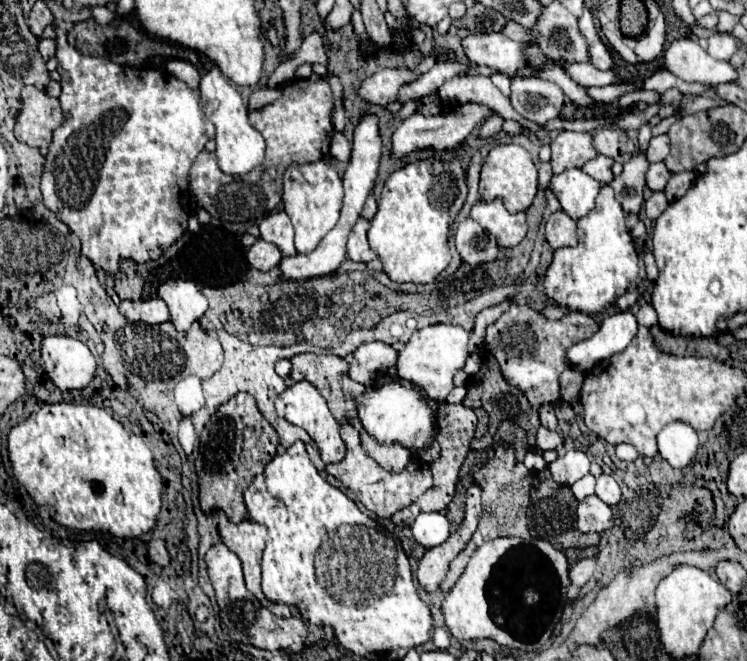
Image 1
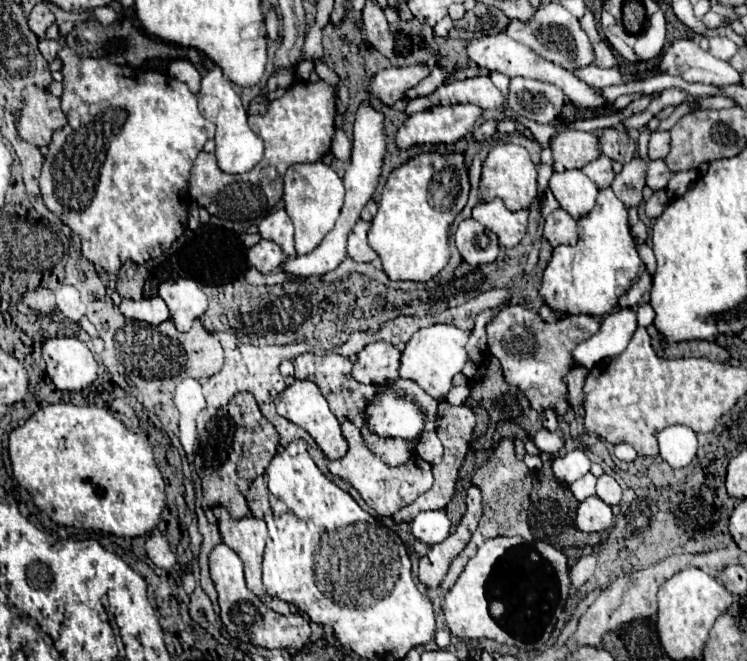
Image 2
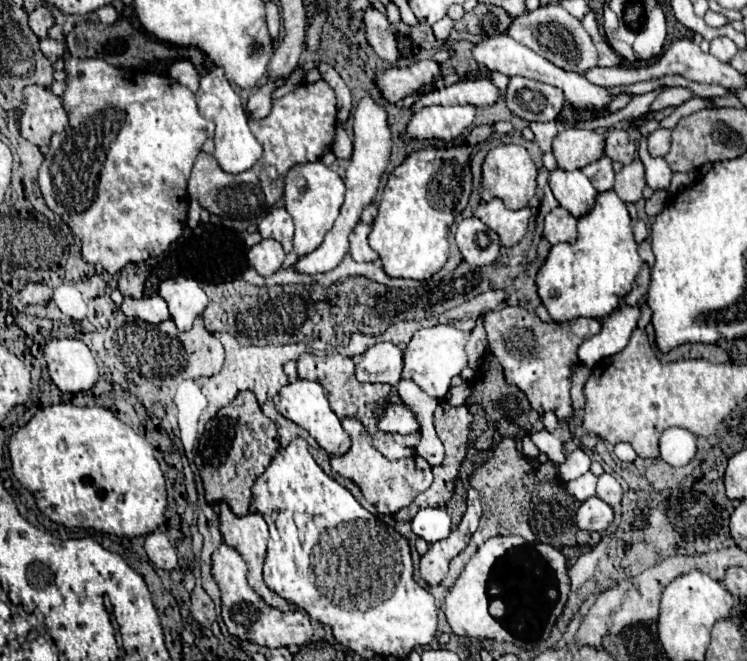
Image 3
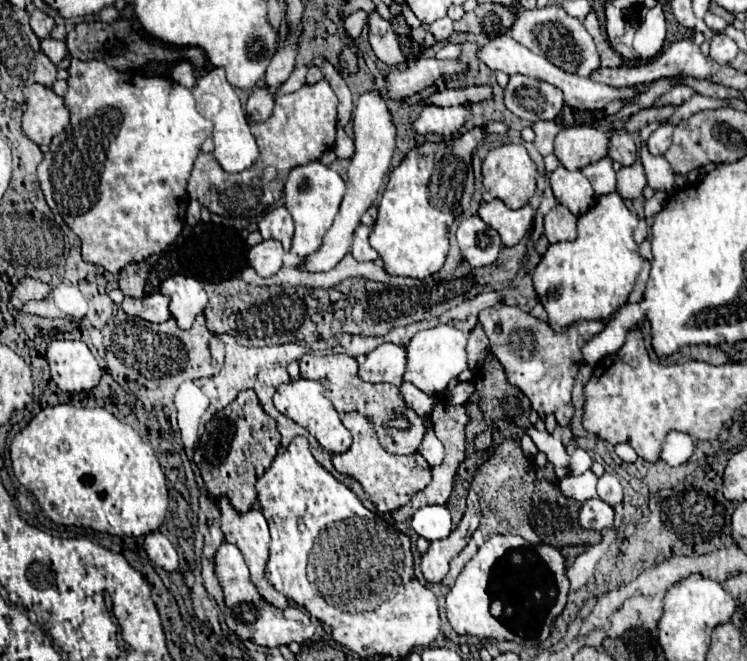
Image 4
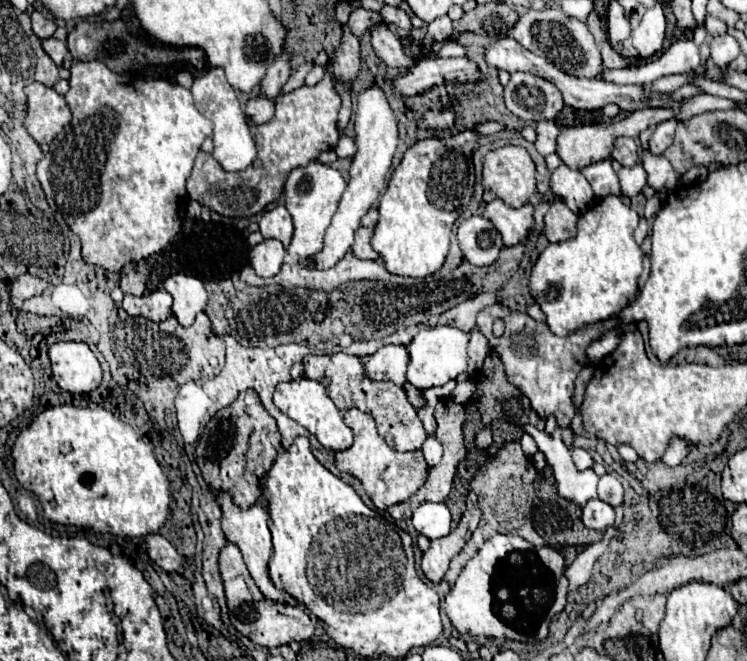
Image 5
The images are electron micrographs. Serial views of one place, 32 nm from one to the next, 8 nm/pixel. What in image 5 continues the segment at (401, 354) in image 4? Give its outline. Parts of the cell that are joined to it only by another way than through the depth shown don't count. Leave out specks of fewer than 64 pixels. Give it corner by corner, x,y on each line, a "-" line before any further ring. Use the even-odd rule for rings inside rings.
384,346
376,354
368,356
366,376
372,380
392,380
398,386
406,384
408,368
408,348
406,346

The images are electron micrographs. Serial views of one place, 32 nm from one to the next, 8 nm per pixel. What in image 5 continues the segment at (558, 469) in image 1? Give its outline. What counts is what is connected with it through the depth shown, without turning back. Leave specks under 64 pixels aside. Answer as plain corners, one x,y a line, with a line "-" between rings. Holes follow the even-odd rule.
572,448
572,462
576,464
578,470
586,470
586,468
590,468
594,464
592,456
582,448

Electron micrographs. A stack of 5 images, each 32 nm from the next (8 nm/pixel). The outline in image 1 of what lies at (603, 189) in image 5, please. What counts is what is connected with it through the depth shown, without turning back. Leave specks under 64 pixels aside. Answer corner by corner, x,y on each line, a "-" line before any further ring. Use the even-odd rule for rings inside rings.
598,154
594,160
590,160
590,162
586,162
584,166
582,166
582,170
588,174
588,176
592,176
594,180
598,180
600,184
610,184
612,182
612,158
608,158
608,156
602,156
602,154

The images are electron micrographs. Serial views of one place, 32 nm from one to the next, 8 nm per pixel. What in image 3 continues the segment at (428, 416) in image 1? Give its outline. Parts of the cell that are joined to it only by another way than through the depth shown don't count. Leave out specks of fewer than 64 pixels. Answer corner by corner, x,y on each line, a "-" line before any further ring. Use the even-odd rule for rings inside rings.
388,402
388,406
384,410
380,410
380,416
382,416
380,430
400,432
400,434
410,434
410,432
418,430
418,420
406,404

